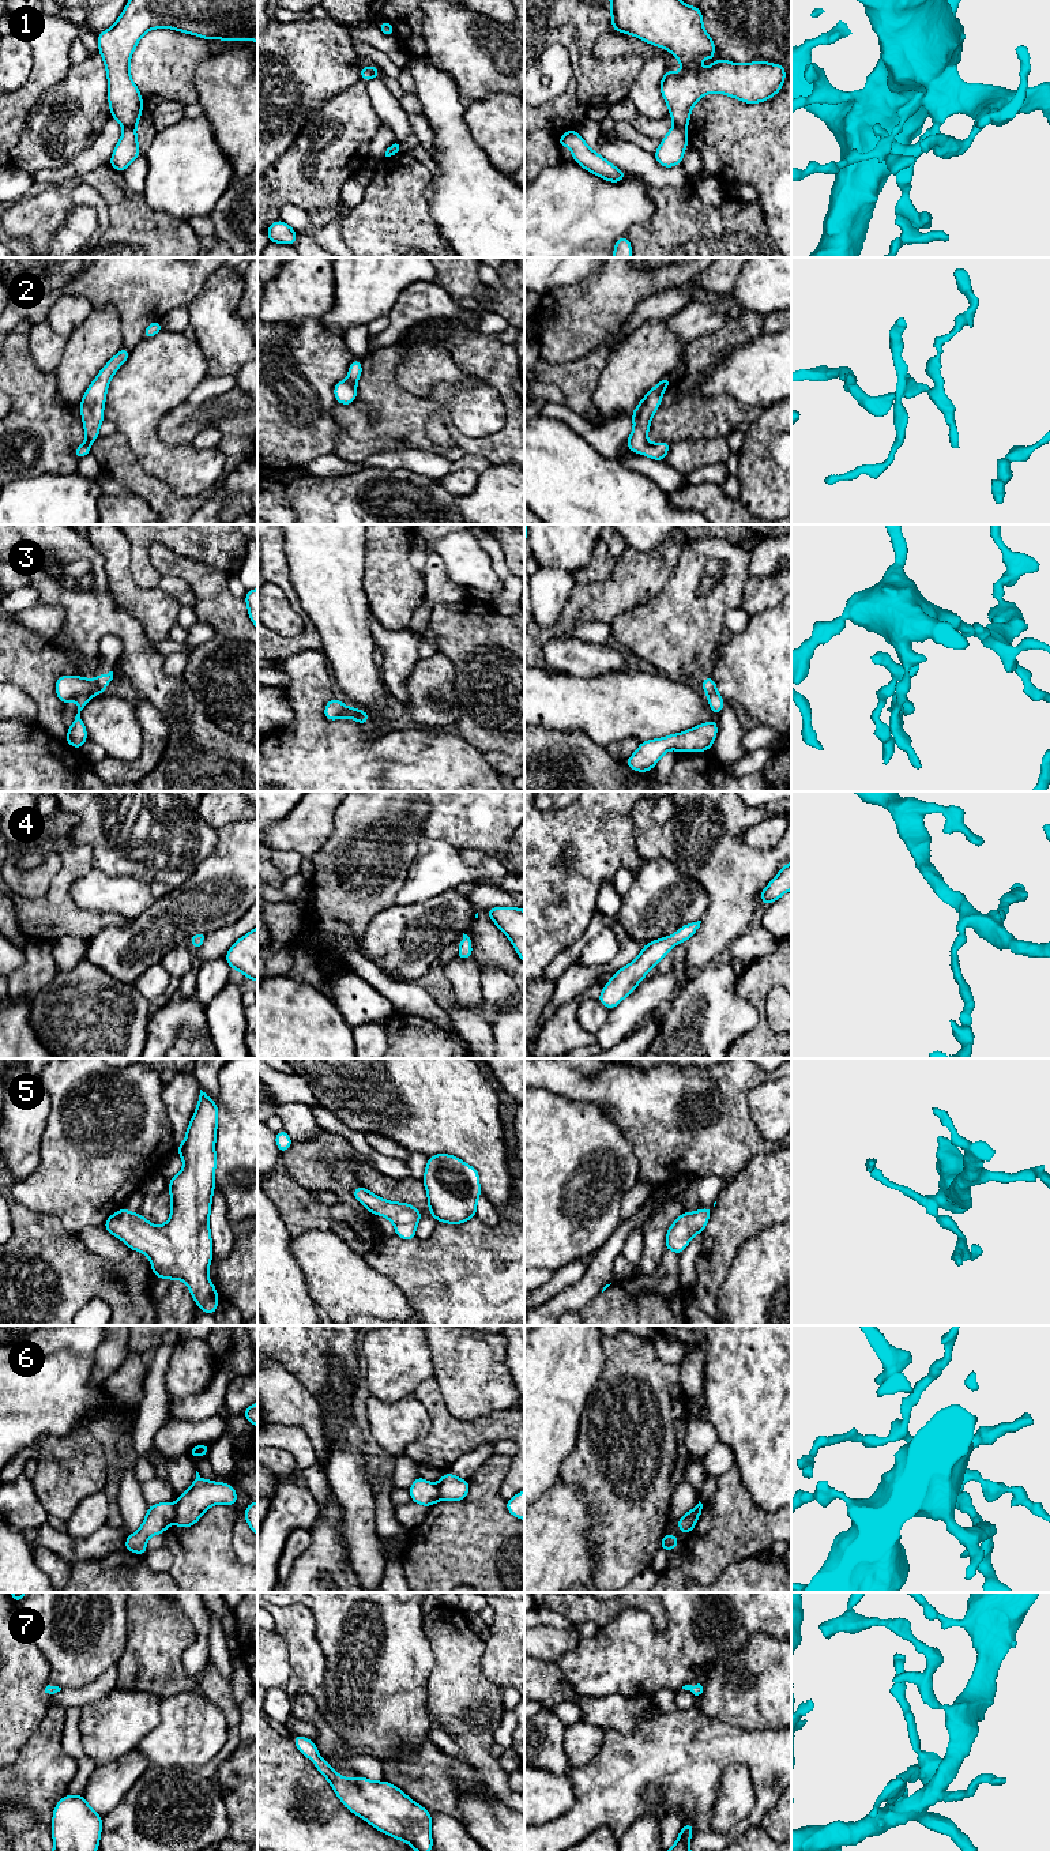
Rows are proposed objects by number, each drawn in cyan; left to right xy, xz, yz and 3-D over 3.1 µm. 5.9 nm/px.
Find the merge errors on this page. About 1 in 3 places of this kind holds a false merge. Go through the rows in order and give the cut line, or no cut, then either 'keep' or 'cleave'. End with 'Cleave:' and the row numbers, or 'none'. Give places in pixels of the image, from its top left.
1: cut in yz along (674, 125), (685, 130); cleave
2: no cut; keep
3: cut in xy along (91, 695), (78, 693), (74, 696); cleave
4: no cut; keep
5: no cut; keep
6: cut in xy along (176, 1505), (173, 1520); cleave
7: no cut; keep
Cleave: 1, 3, 6

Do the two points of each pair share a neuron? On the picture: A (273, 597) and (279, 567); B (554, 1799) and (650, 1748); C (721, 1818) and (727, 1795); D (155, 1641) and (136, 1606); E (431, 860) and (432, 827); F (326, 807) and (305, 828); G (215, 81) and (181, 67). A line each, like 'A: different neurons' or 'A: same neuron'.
A: different neurons
B: different neurons
C: same neuron
D: same neuron
E: different neurons
F: same neuron
G: different neurons

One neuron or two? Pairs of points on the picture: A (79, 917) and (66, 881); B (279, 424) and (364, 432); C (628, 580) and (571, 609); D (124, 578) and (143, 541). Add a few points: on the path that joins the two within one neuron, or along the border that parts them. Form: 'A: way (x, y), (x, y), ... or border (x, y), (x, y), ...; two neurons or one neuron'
A: way (71, 909), (64, 902), (64, 890); one neuron
B: border (338, 405), (334, 409), (338, 429), (335, 452); two neurons
C: way (614, 594), (602, 602), (587, 602), (584, 605); one neuron
D: border (127, 538), (134, 580), (140, 587), (153, 589); two neurons

